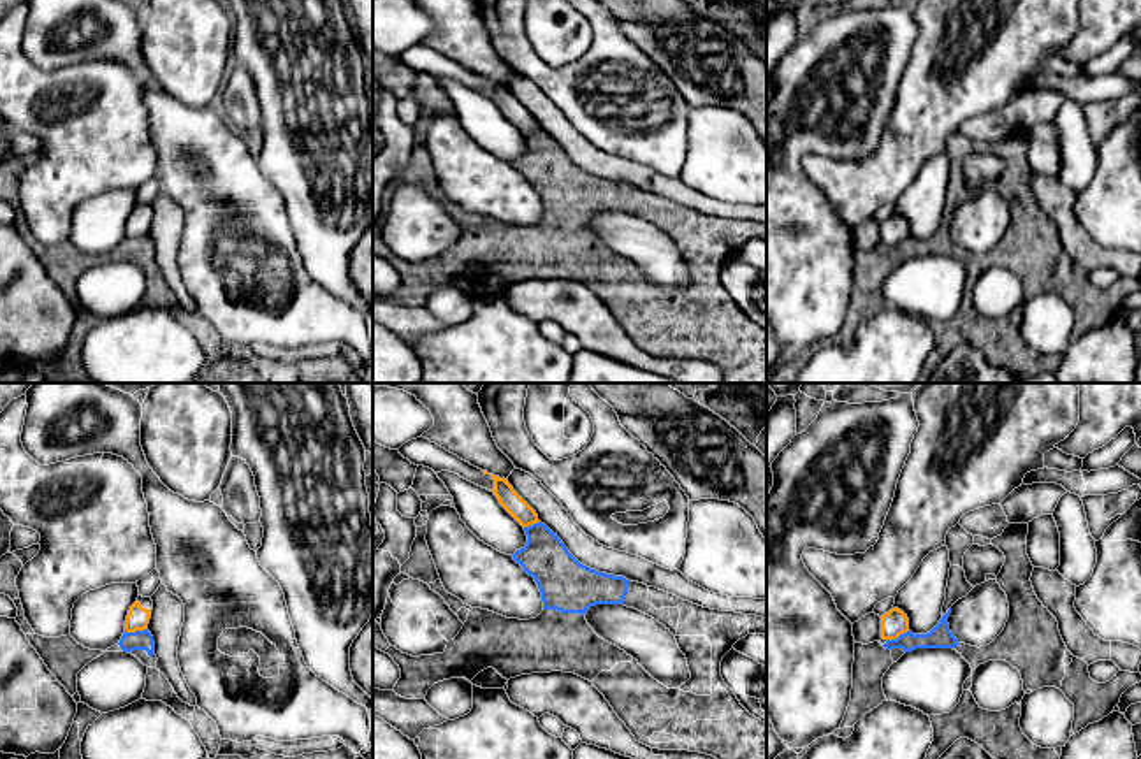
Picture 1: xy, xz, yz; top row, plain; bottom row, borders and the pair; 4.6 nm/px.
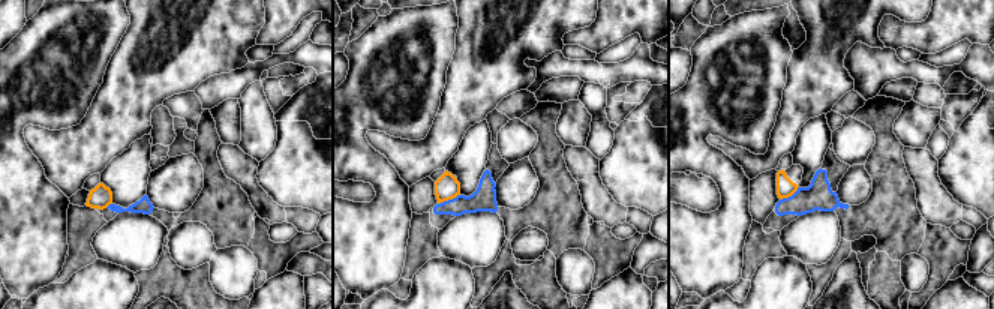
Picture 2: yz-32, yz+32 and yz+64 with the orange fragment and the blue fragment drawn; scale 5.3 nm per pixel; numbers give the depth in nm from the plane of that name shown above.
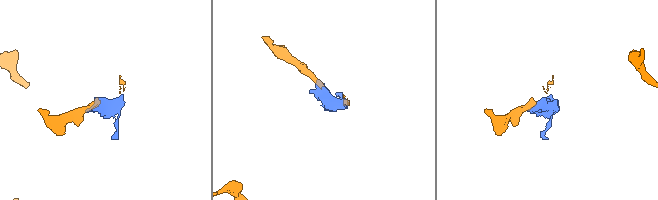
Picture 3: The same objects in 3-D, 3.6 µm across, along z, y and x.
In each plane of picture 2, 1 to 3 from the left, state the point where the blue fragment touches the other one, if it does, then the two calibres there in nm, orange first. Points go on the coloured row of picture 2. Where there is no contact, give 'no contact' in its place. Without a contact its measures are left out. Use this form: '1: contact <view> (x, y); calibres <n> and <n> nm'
1: contact yz-32 (108, 204); calibres 120 and 80 nm
2: contact yz+32 (450, 198); calibres 130 and 130 nm
3: contact yz+64 (789, 195); calibres 100 and 150 nm

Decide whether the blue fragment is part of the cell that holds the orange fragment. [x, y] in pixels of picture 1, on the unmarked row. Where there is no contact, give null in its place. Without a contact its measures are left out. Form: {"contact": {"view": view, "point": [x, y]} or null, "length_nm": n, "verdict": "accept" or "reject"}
{"contact": {"view": "xy", "point": [136, 236]}, "length_nm": 110, "verdict": "reject"}

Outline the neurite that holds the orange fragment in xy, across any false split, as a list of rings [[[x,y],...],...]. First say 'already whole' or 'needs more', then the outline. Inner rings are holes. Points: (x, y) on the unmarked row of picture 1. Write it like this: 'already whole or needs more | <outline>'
needs more | [[[139,202],[137,207],[128,216],[128,221],[125,227],[125,237],[135,239],[135,237],[148,235],[151,216],[153,216],[151,204]]]

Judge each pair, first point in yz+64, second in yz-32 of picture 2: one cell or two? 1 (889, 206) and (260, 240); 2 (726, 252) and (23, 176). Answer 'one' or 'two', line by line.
1: one
2: one

